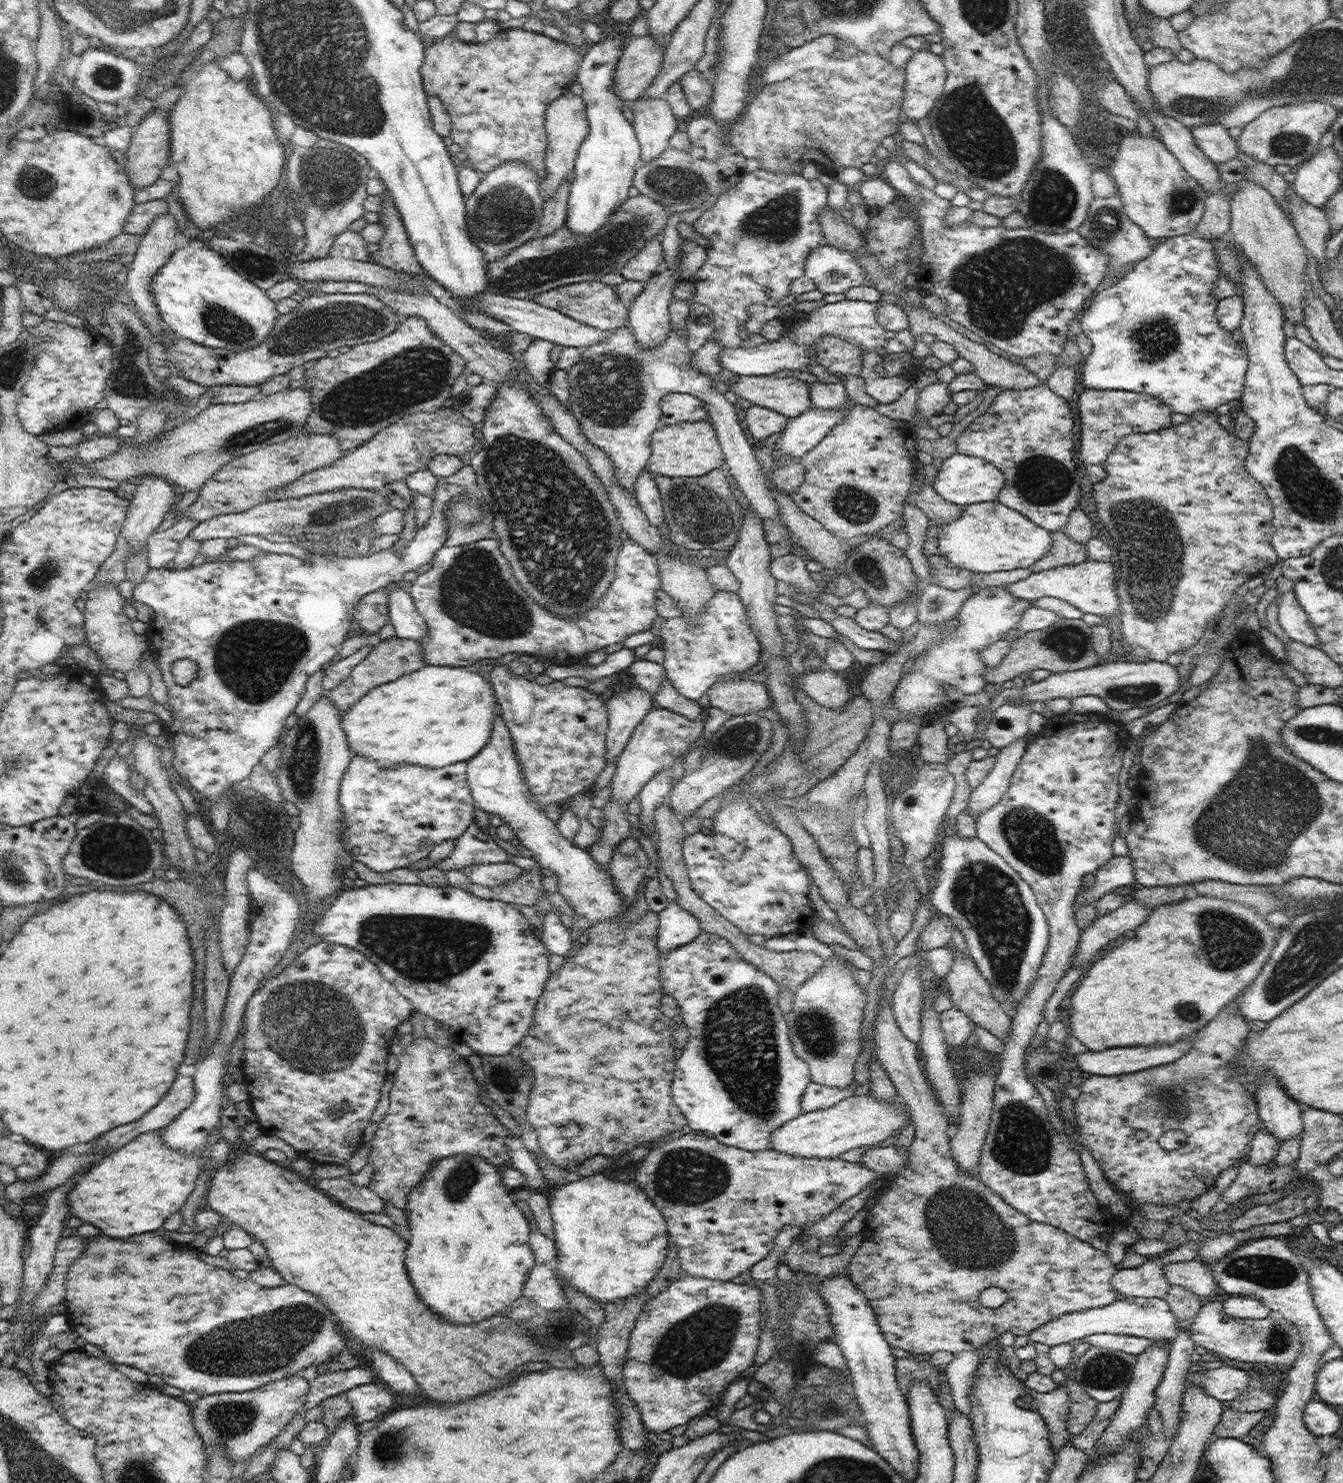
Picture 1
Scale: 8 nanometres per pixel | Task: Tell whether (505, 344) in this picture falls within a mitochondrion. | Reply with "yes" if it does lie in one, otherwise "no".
no

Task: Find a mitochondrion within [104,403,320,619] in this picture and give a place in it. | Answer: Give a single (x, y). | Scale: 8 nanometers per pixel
(250, 436)

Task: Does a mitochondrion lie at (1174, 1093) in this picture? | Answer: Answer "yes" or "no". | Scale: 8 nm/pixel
yes

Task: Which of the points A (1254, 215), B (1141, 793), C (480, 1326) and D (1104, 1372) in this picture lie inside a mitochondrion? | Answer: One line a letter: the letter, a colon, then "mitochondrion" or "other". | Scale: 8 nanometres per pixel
A: other
B: other
C: other
D: mitochondrion

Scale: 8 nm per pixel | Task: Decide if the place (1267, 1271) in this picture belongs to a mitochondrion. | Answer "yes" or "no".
yes

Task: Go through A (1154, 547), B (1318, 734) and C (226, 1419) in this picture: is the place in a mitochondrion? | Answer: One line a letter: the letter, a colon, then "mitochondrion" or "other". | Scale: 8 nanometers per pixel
A: mitochondrion
B: mitochondrion
C: mitochondrion

